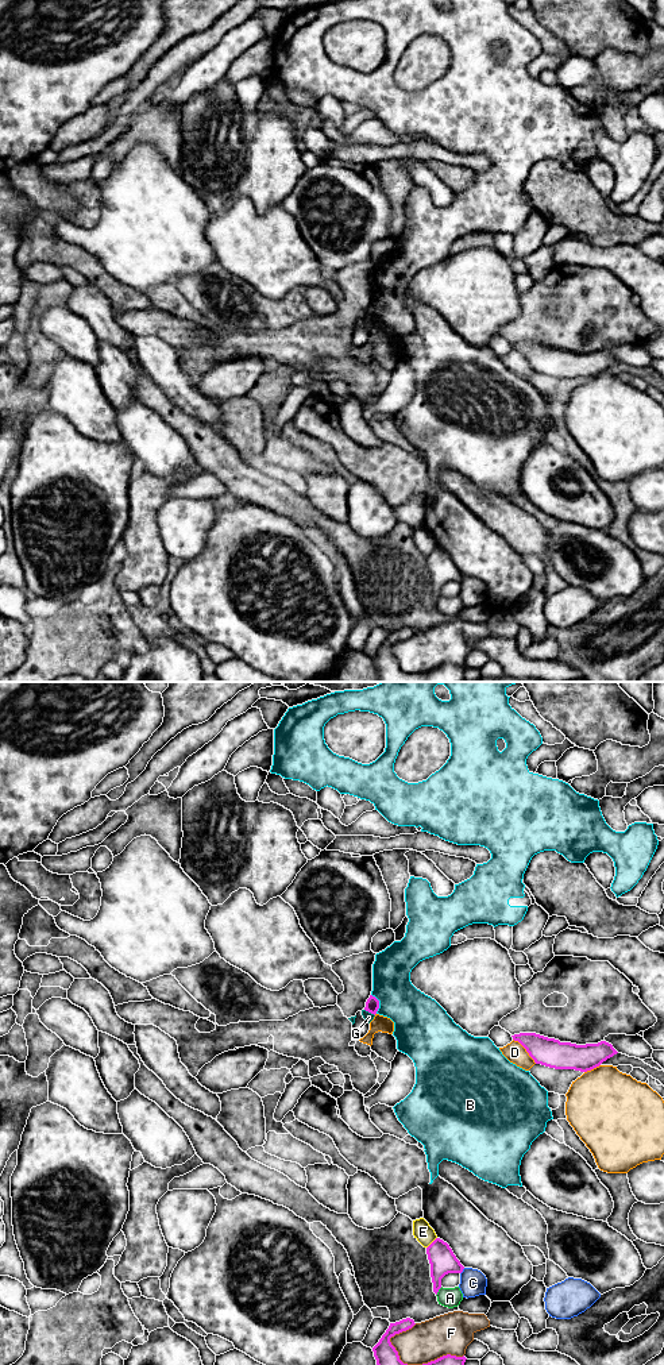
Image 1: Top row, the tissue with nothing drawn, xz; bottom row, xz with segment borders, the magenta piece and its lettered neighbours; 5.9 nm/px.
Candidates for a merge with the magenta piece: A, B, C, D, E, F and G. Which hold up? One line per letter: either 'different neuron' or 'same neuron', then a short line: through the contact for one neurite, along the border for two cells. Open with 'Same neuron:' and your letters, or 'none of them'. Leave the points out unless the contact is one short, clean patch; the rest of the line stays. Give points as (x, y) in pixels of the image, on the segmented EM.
Same neuron: none of them
A: different neuron
B: different neuron
C: different neuron
D: different neuron
E: different neuron
F: different neuron
G: different neuron | xz (365, 1009), (374, 1015)

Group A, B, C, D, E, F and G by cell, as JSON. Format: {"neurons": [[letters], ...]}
{"neurons": [["A"], ["B"], ["C"], ["D"], ["E"], ["F"], ["G"]]}

